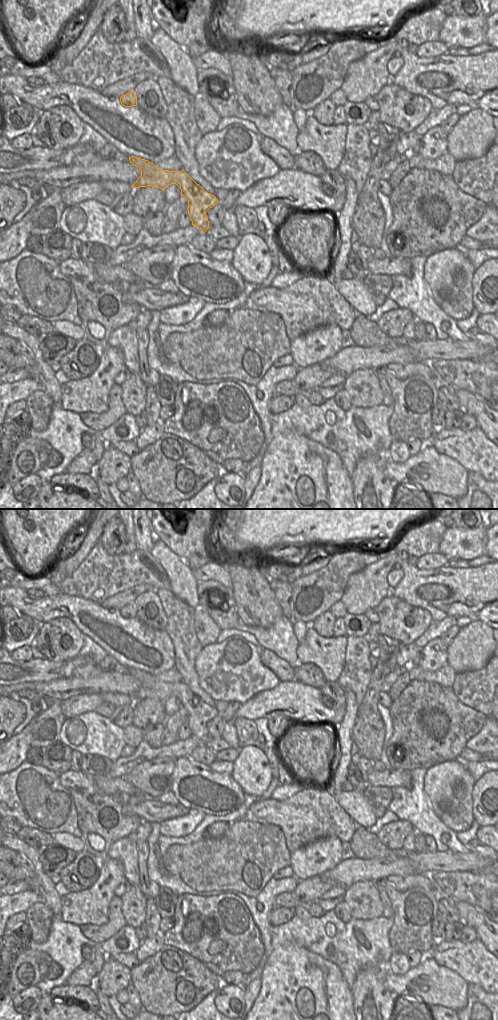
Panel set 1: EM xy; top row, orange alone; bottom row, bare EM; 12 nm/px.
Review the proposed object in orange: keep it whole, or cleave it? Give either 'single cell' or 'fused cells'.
fused cells

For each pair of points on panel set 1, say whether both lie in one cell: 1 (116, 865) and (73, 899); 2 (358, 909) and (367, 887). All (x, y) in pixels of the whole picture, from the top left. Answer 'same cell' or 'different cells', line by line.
1: same cell
2: same cell

